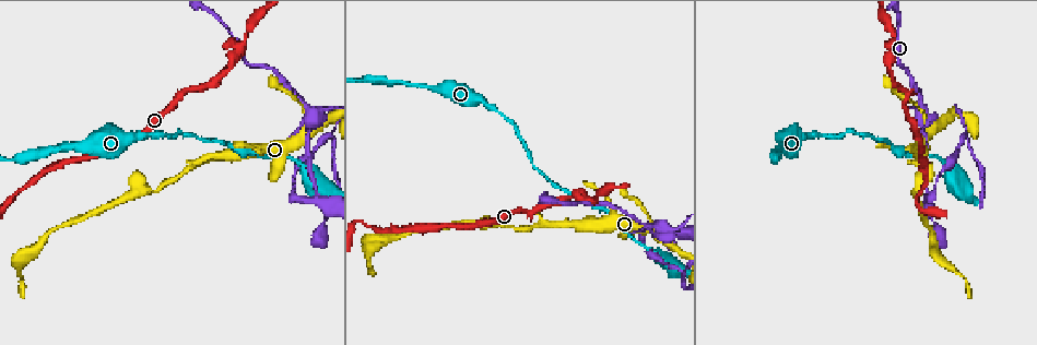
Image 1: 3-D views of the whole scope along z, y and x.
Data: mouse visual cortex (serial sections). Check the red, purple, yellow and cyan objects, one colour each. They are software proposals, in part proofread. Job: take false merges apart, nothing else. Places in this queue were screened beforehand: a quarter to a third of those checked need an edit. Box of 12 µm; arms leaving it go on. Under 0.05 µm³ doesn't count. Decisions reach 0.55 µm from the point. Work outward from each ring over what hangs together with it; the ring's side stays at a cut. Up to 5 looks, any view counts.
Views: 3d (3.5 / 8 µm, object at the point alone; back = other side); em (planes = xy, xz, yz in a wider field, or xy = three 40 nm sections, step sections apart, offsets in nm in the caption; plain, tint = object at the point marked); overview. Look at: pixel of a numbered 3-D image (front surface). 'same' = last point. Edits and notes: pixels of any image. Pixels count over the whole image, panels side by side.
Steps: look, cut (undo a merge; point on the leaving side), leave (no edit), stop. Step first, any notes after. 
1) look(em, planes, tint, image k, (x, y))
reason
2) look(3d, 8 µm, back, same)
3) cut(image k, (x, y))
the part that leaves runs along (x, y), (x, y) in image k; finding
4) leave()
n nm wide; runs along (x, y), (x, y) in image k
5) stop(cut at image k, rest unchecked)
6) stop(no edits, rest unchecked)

look(3d, 8 µm, image 1, (14, 199))
narrows sharply

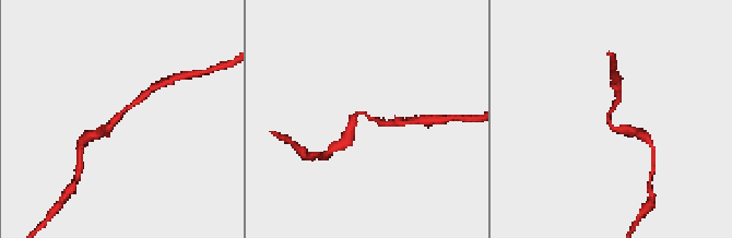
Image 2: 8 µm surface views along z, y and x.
look(em, xy, step 3, tint, image 2, (119, 113))
arms of 200, 250 nm

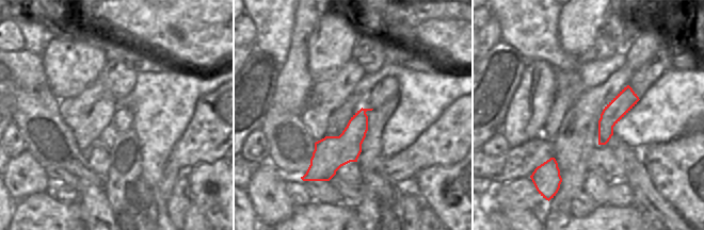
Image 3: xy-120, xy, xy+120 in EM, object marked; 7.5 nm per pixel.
leave()
runs along (143, 96), (129, 106), (105, 129) in image 2; one cell here

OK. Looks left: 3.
look(3d, 3.5 µm, image 1, (924, 194))
three-way junction

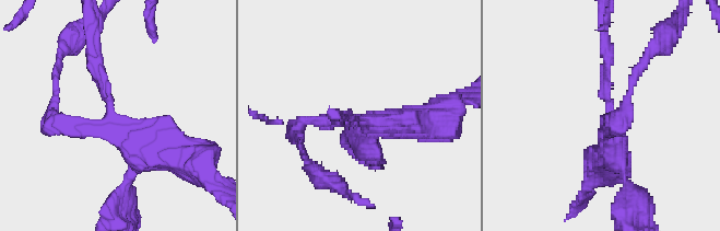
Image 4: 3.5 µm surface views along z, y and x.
look(em, xy, step 1, tint, image 4, (354, 118))
3 arms; arms of 150, 200, 300 nm; now the EM

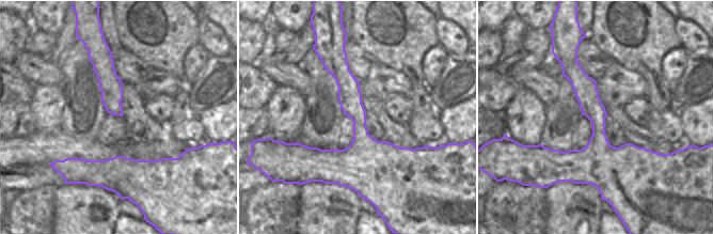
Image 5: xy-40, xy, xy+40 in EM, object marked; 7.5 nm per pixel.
look(em, xy, step 2, tint, same)
another direction

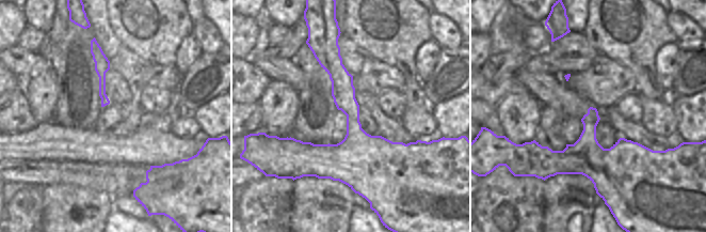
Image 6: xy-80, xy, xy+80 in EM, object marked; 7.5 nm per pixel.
leave()
runs along (93, 47), (130, 178) in image 4; continuous, no second cell

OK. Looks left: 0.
stop(no edits, rest unchecked)

